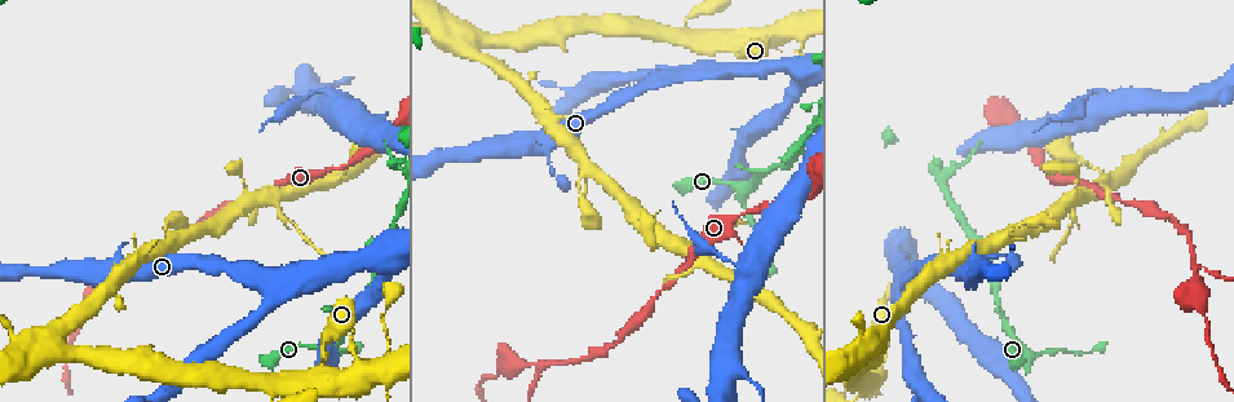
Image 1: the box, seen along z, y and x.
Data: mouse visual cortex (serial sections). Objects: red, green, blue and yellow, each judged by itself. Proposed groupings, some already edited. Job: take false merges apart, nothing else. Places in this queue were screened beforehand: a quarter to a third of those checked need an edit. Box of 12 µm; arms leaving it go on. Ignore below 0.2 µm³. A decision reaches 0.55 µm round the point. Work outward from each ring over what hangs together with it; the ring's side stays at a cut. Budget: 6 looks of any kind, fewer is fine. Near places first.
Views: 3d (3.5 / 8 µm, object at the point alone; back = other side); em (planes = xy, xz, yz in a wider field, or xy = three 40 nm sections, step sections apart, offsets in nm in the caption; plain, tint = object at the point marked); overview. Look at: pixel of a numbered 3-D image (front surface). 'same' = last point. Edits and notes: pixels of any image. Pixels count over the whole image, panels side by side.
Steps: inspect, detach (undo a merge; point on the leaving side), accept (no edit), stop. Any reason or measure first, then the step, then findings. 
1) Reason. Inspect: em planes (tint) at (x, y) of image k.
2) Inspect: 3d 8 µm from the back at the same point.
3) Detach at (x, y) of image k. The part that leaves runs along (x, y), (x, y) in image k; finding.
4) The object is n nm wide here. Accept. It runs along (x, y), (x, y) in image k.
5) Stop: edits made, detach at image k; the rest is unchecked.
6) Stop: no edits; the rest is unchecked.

Thick turns thin. Inspect: 3d 3.5 µm at (327, 344) of image 1.

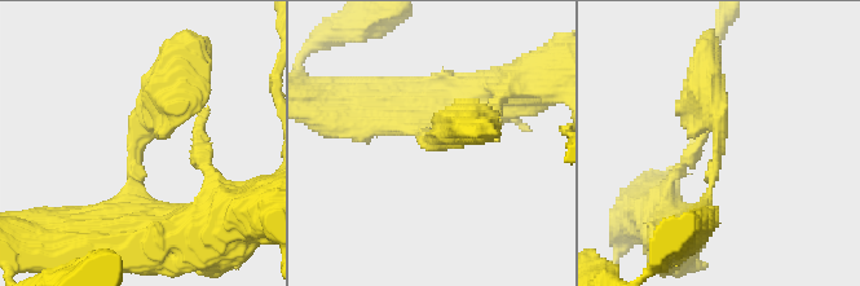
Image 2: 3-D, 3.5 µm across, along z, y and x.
The arms are 150, 500 nm wide. Inspect: em xy step 5 (tint) at (136, 148) of image 2.

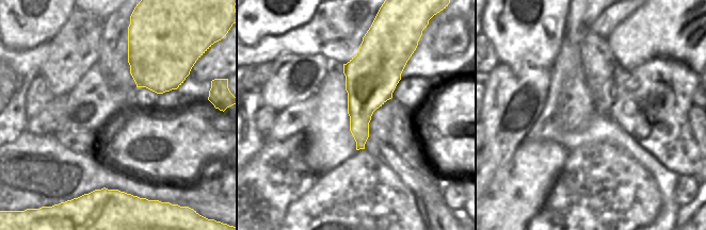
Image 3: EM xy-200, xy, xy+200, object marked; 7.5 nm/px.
Accept. It runs along (177, 74), (141, 130), (126, 221) in image 2; one cell here.

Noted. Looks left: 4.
Abrupt turn. Inspect: 3d 3.5 µm at (742, 187) of image 1.

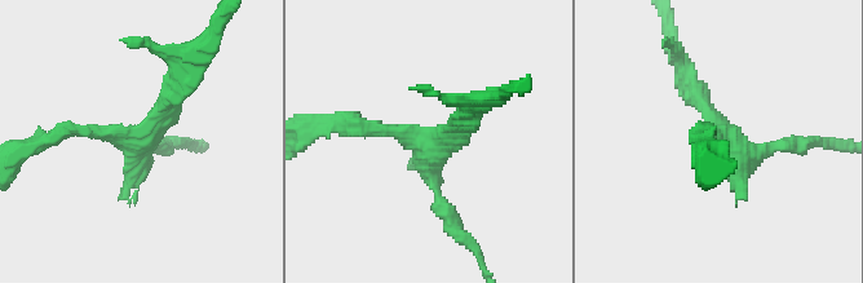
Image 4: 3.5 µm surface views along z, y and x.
Now the EM. Inspect: em xy step 1 (tint) at (145, 135) of image 4.

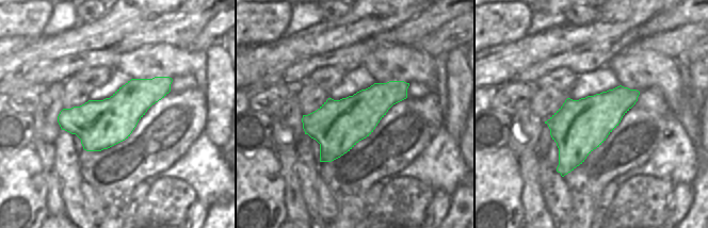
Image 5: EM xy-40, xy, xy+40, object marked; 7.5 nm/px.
Another direction. Inspect: em xy step 2 (tint) at the same point.

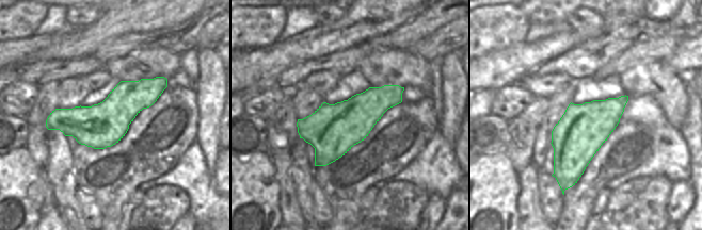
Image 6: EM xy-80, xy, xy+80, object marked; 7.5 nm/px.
Accept. It runs along (56, 136), (144, 136), (184, 67) in image 4; one cell here.

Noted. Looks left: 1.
Stop: no edits; the rest is unchecked.

